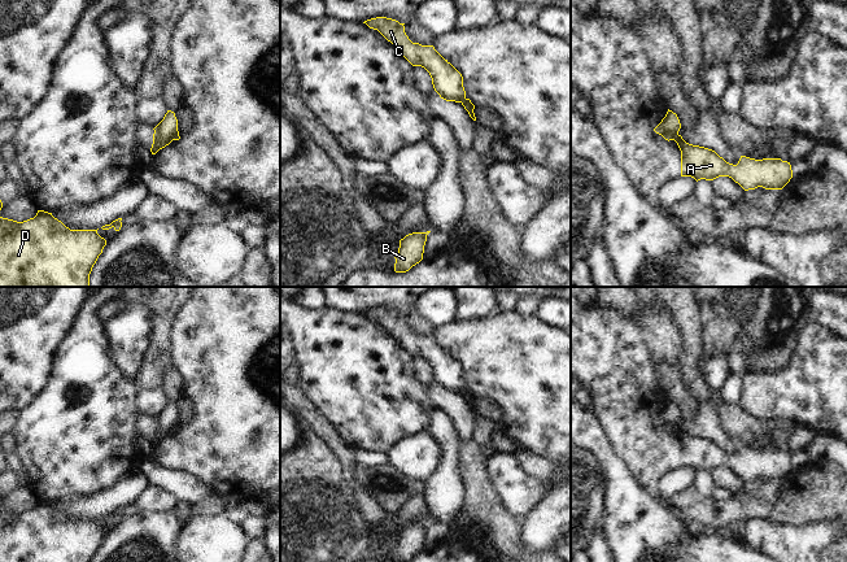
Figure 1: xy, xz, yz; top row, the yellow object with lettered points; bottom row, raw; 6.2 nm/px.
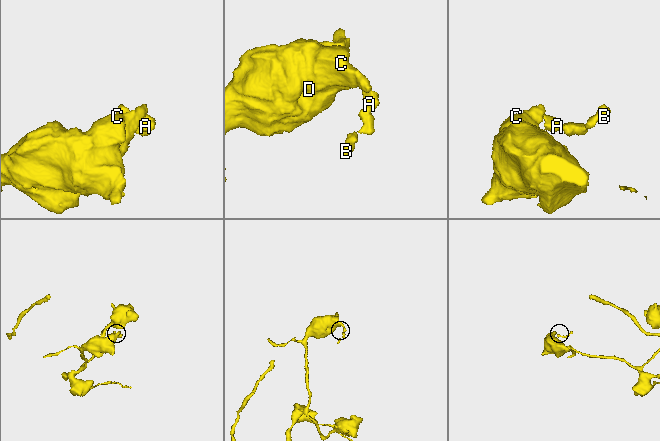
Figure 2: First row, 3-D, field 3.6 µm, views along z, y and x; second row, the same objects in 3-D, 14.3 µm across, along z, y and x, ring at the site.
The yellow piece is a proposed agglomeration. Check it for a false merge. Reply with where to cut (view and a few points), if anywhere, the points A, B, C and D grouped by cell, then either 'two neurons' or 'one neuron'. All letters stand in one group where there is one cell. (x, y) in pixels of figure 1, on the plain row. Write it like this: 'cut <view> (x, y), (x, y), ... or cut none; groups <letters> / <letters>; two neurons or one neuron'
cut yz (677, 425), (672, 430); groups A B / C D; two neurons

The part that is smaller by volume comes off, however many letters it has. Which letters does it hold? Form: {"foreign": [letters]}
{"foreign": ["A", "B"]}

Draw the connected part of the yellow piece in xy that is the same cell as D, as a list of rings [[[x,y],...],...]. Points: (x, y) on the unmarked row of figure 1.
[[[44,501],[23,513],[0,507],[0,562],[92,562],[105,536],[97,520],[70,520]]]

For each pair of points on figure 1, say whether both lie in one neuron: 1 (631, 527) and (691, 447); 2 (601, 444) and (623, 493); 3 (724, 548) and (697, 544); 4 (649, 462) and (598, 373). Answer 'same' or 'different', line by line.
1: different
2: same
3: same
4: same

